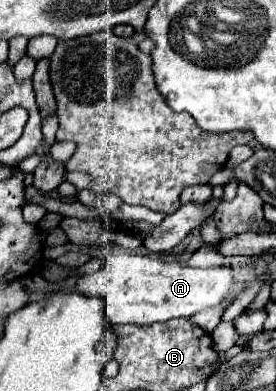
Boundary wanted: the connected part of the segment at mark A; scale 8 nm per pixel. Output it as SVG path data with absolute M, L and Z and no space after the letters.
M122 253L106 257L100 271L84 275L72 291L90 297L106 299L106 315L114 325L152 325L156 321L168 321L172 317L190 319L194 313L216 307L226 299L240 297L242 289L236 289L232 267L194 269L180 265L178 261L164 263L160 257L148 257L138 253Z

